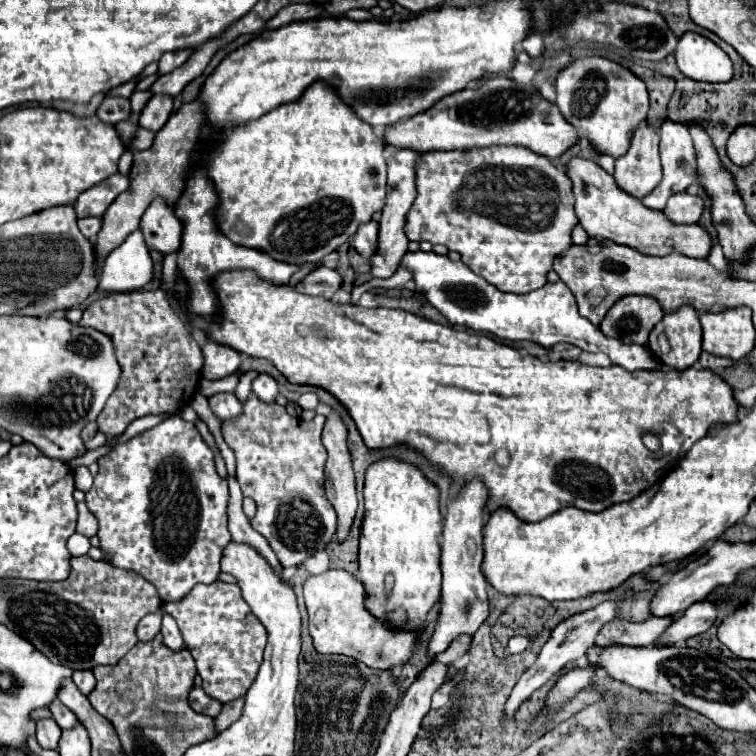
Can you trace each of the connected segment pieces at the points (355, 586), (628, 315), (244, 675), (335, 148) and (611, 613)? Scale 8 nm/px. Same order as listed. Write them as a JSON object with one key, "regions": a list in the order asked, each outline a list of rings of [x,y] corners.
{"regions":[[[[326,570],[324,574],[310,576],[304,582],[304,602],[314,650],[318,654],[344,654],[376,670],[388,670],[406,664],[420,644],[420,634],[392,632],[392,628],[376,620],[364,608],[364,598],[364,586],[344,570]]],[[[624,296],[606,314],[600,330],[626,344],[646,344],[650,330],[664,318],[660,302],[652,296]]],[[[220,580],[214,584],[198,584],[188,596],[184,596],[184,600],[164,602],[162,612],[168,612],[178,622],[186,648],[190,650],[196,670],[202,676],[204,692],[220,704],[244,698],[262,664],[266,632],[242,600],[240,588]]],[[[314,82],[304,96],[298,102],[290,102],[284,106],[278,106],[276,110],[270,110],[268,114],[260,116],[260,120],[250,120],[248,124],[236,126],[234,130],[230,130],[224,136],[222,146],[214,152],[210,164],[208,164],[208,178],[212,180],[216,194],[218,194],[218,212],[216,212],[216,226],[218,230],[228,236],[228,240],[232,240],[238,246],[246,246],[246,248],[254,248],[260,252],[266,252],[268,256],[272,256],[278,262],[286,262],[286,264],[296,264],[302,266],[306,262],[318,262],[322,260],[326,254],[334,252],[336,248],[340,248],[344,242],[348,242],[360,224],[368,222],[372,218],[374,212],[382,210],[384,206],[384,196],[386,196],[386,160],[384,160],[384,144],[382,140],[374,134],[372,126],[362,122],[356,112],[346,106],[340,96],[326,86],[324,82]]],[[[610,600],[610,602],[602,602],[602,604],[598,604],[596,608],[586,610],[586,612],[582,612],[582,614],[576,614],[576,616],[564,620],[562,624],[558,624],[558,626],[552,630],[550,640],[544,644],[544,648],[542,648],[542,652],[540,652],[540,656],[538,656],[538,662],[536,662],[532,668],[528,668],[528,670],[520,676],[518,684],[514,686],[514,690],[512,690],[512,694],[510,694],[508,702],[506,702],[506,714],[512,716],[512,714],[518,710],[518,706],[520,706],[534,690],[538,690],[542,684],[546,684],[546,682],[548,682],[560,668],[564,668],[568,662],[572,662],[572,660],[582,660],[584,654],[586,654],[586,650],[596,642],[596,636],[598,636],[600,628],[602,628],[606,622],[610,622],[610,620],[616,618],[616,610],[618,610],[618,604]]]]}

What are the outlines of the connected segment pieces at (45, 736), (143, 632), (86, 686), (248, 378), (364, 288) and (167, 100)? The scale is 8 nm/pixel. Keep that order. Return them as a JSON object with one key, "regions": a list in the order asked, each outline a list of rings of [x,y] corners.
{"regions":[[[[52,718],[36,720],[36,738],[38,738],[38,744],[42,748],[54,750],[58,746],[60,734],[62,734],[62,730],[60,730],[60,726]]],[[[160,612],[144,616],[144,618],[138,622],[138,628],[136,628],[138,640],[140,640],[140,642],[152,640],[152,638],[160,632],[160,620],[162,620],[162,614],[160,614]]],[[[80,670],[80,672],[74,672],[72,674],[72,680],[74,680],[74,684],[78,686],[78,690],[84,694],[84,696],[88,696],[88,692],[92,692],[92,688],[94,688],[94,674],[90,672],[90,670]]],[[[246,372],[246,374],[242,374],[240,376],[240,384],[236,386],[236,390],[234,390],[234,396],[240,400],[240,402],[244,402],[246,398],[248,398],[248,394],[252,392],[252,380],[258,376],[258,372]]],[[[401,265],[393,276],[388,279],[371,278],[364,284],[355,287],[351,292],[352,304],[358,304],[361,296],[373,288],[394,289],[411,285],[413,275],[407,267]]],[[[154,94],[150,98],[150,102],[144,106],[144,110],[140,112],[138,124],[152,130],[152,132],[158,132],[166,124],[168,116],[172,114],[172,108],[174,108],[174,98],[172,96]]]]}

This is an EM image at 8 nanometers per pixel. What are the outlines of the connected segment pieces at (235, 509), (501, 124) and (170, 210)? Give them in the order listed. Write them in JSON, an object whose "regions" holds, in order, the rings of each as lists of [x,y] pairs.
{"regions":[[[[228,476],[228,484],[230,484],[230,498],[228,498],[228,530],[230,530],[230,534],[232,534],[232,540],[252,544],[252,546],[272,564],[272,568],[280,574],[282,566],[280,566],[276,554],[272,552],[272,548],[268,548],[266,538],[260,536],[254,528],[250,528],[250,520],[248,520],[246,514],[242,512],[242,492],[240,492],[240,486],[238,486],[236,478],[234,478],[234,476]]],[[[496,74],[468,86],[464,92],[442,98],[426,112],[396,122],[394,126],[386,126],[382,140],[386,146],[402,150],[412,148],[414,152],[422,154],[430,150],[470,150],[474,146],[514,144],[556,160],[578,142],[580,134],[564,120],[556,104],[544,100],[540,90],[536,88],[534,92],[532,88],[536,86],[520,86],[506,76]]],[[[156,198],[142,216],[140,228],[148,248],[154,248],[162,254],[170,254],[180,248],[182,242],[182,222],[176,218],[174,206],[164,198]]]]}

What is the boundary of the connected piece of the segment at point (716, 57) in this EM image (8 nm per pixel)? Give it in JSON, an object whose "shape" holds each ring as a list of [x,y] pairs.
{"shape":[[[688,32],[680,38],[676,62],[678,68],[692,80],[728,82],[734,78],[734,68],[728,54],[712,40],[694,32]]]}

